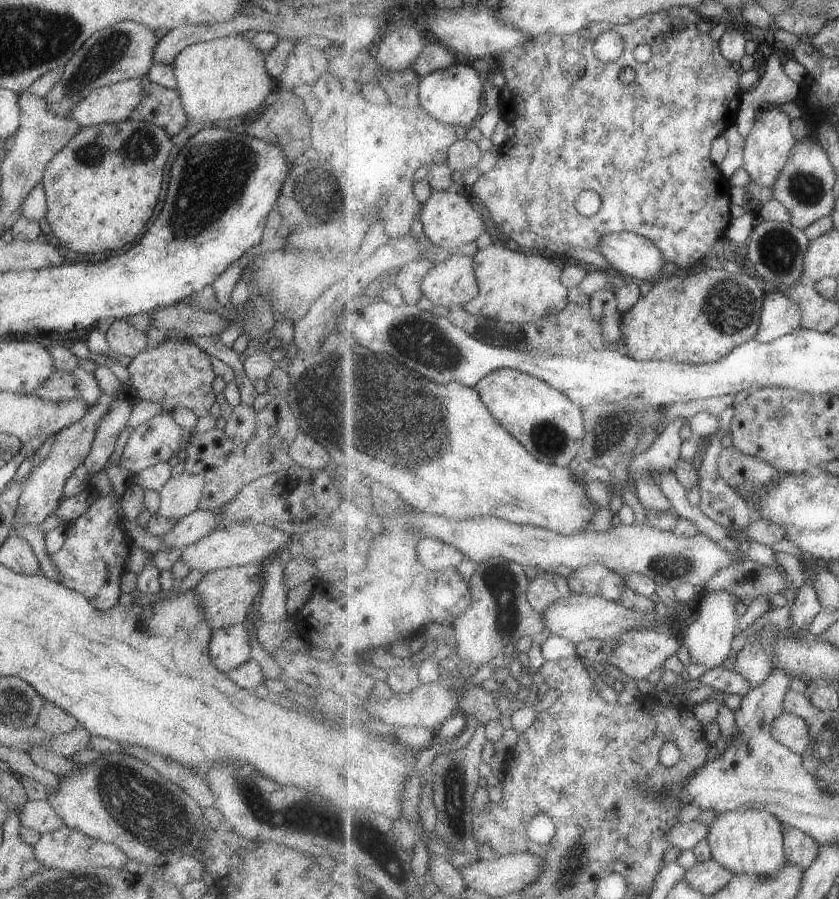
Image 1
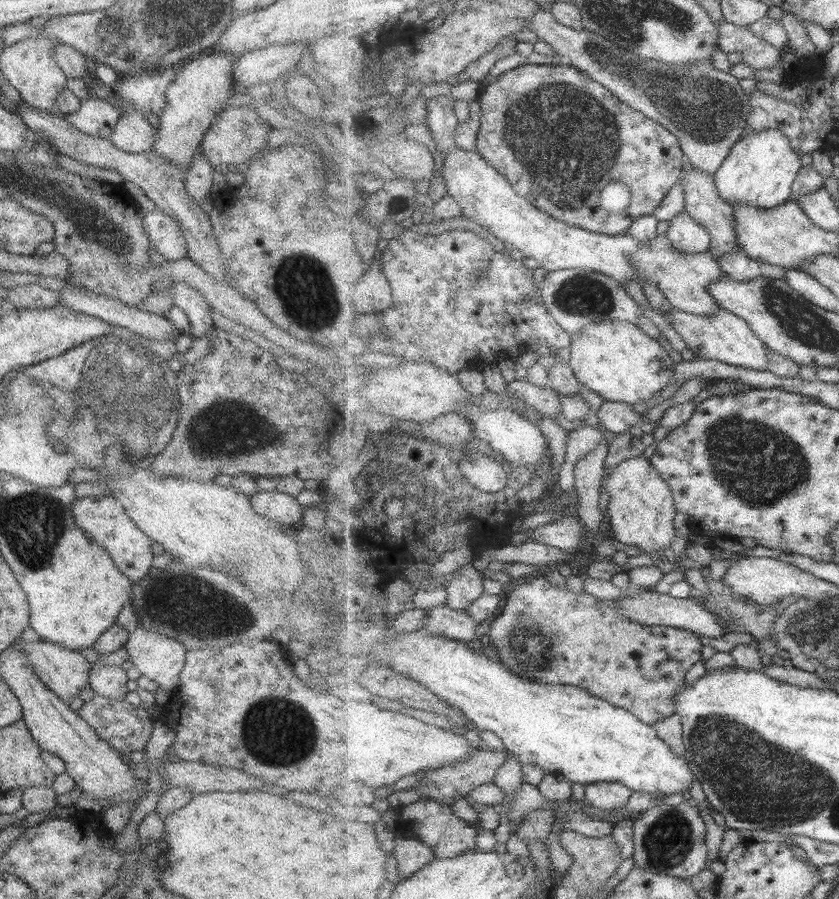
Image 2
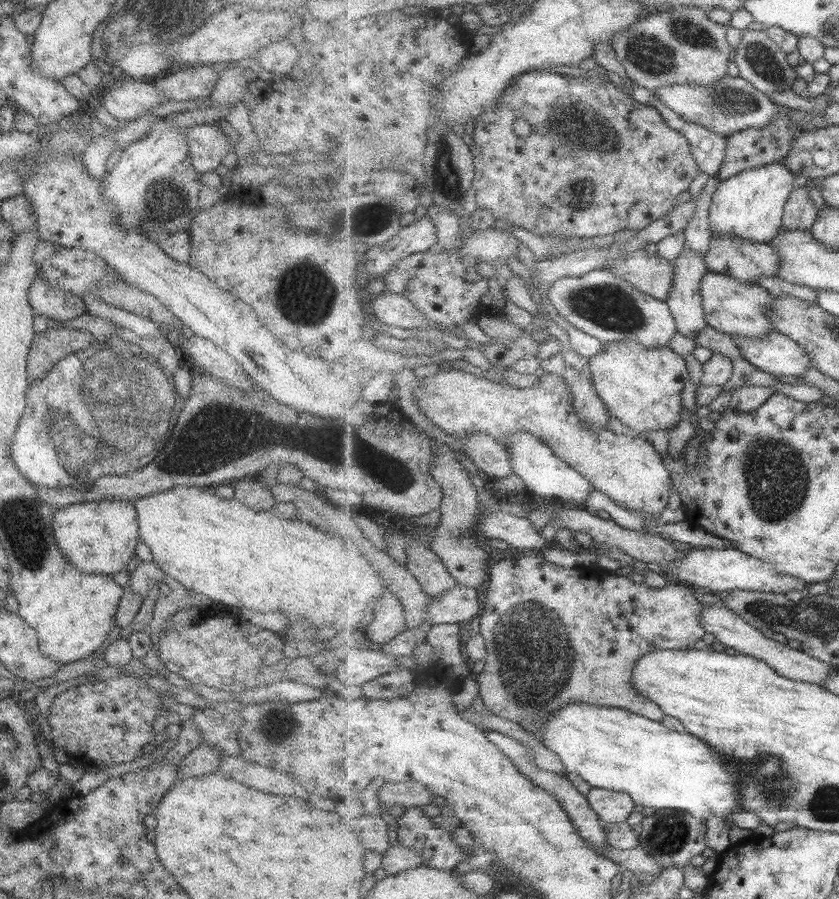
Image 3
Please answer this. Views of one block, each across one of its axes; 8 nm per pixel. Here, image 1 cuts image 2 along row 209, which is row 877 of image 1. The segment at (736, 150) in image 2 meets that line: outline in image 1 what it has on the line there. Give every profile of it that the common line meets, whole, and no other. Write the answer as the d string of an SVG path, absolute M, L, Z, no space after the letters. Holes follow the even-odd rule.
M739 809L718 814L710 824L707 836L713 859L735 875L757 874L769 878L787 866L785 850L785 825L767 810Z

